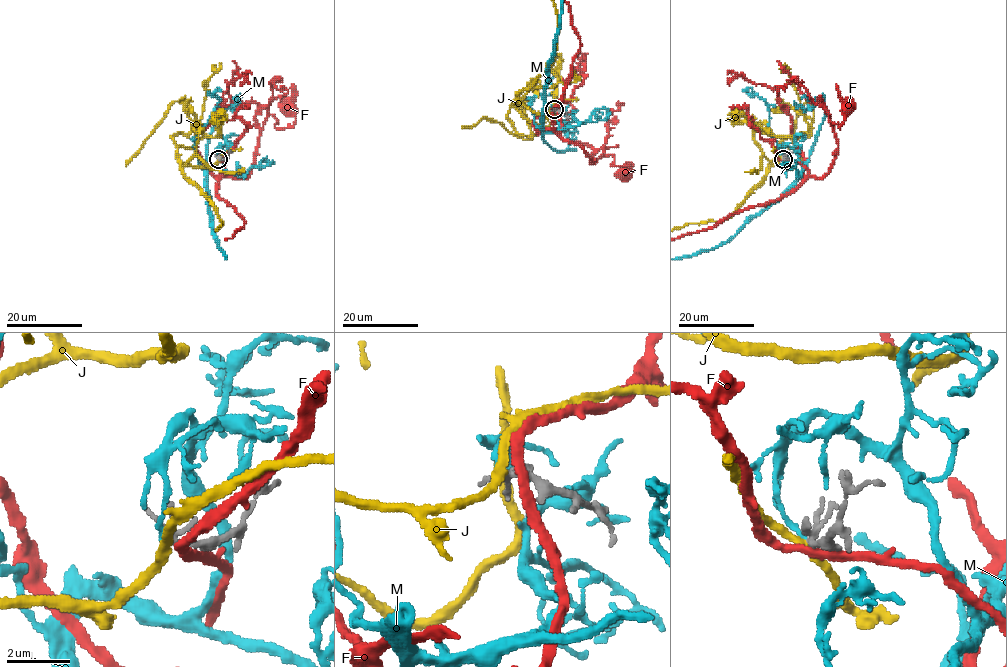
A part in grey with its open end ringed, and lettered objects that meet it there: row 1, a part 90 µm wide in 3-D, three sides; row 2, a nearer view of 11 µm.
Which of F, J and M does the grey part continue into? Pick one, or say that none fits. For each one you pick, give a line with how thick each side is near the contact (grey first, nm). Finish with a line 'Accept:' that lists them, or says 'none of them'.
J: calibres 180 and 260 nm
Accept: J

